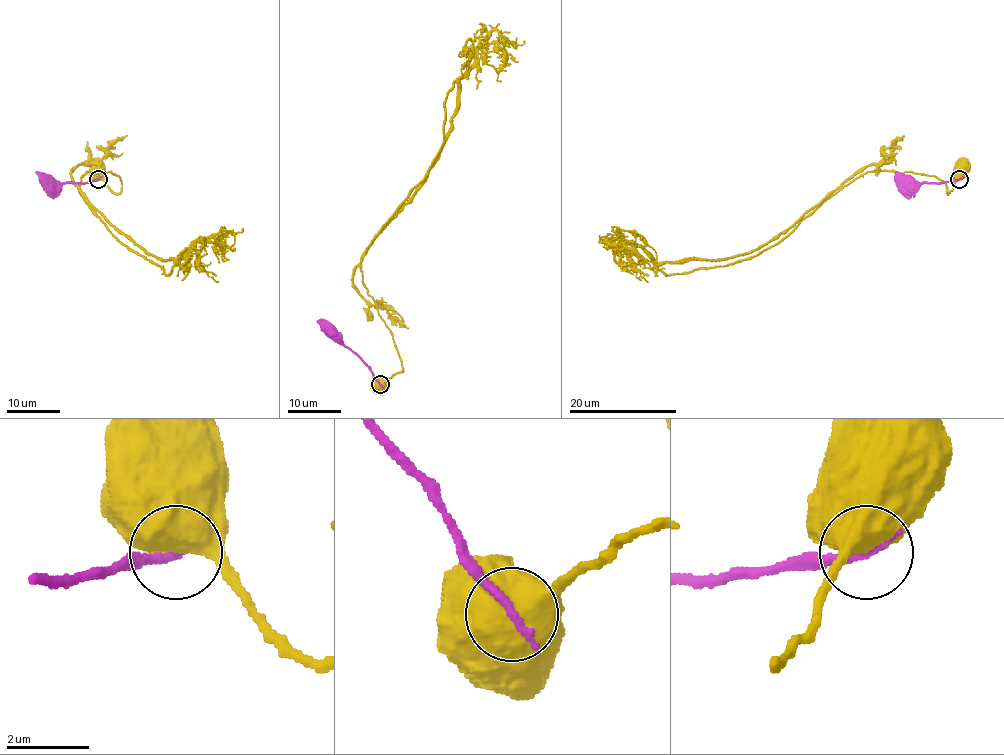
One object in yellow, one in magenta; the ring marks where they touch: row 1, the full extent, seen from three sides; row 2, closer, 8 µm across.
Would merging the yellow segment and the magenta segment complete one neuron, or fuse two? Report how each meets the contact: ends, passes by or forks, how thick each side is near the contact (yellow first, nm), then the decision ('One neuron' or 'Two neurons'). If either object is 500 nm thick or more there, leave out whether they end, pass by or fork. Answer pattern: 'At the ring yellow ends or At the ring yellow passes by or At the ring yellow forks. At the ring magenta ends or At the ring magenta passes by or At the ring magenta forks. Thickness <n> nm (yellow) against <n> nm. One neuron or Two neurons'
Thickness 550 nm (yellow) against 240 nm. Two neurons

